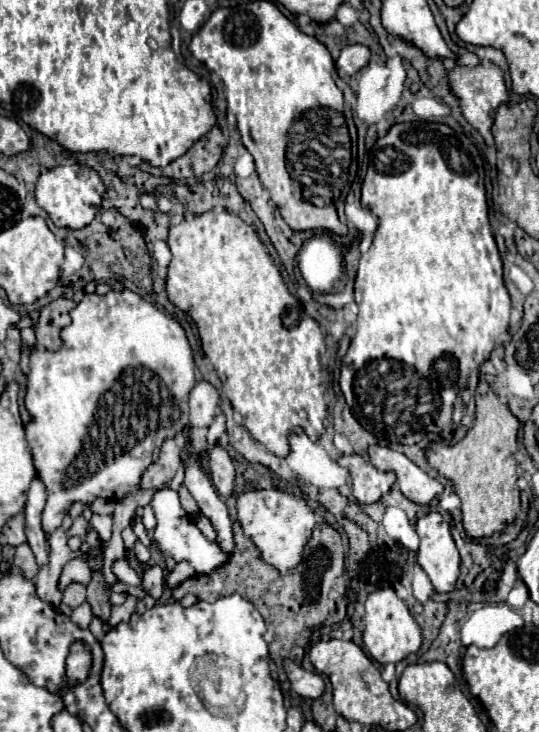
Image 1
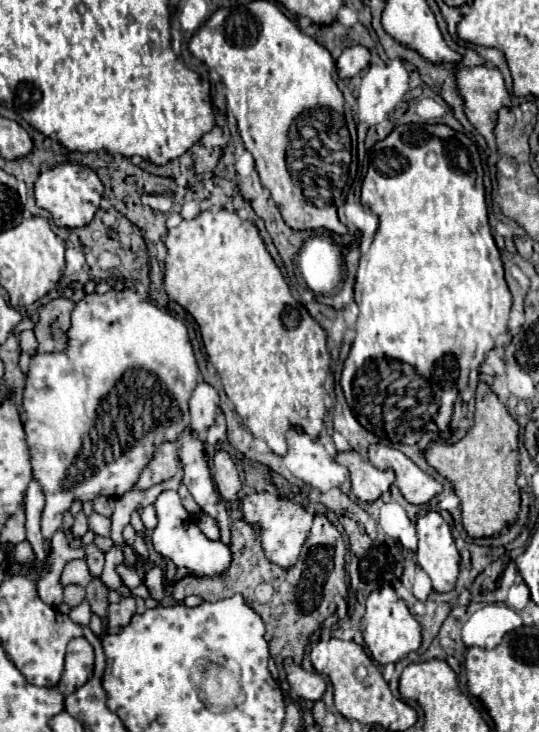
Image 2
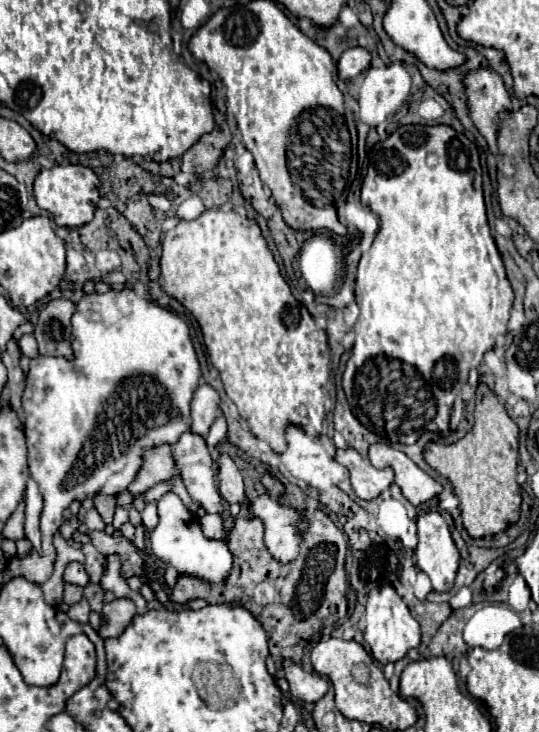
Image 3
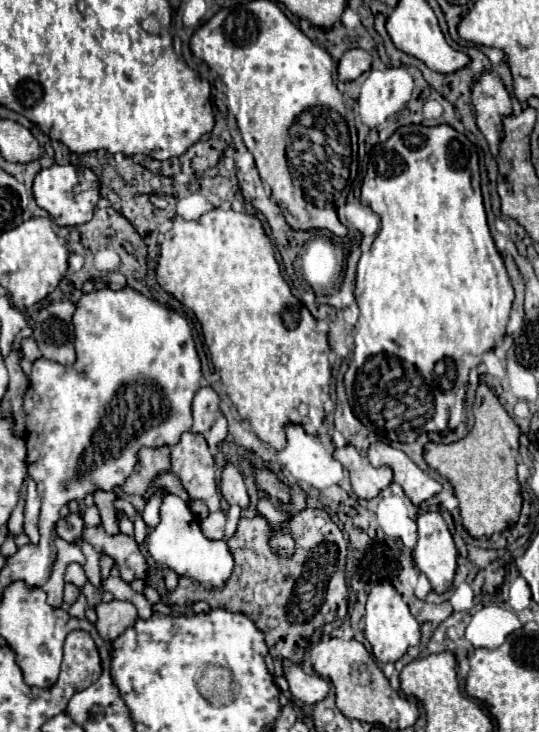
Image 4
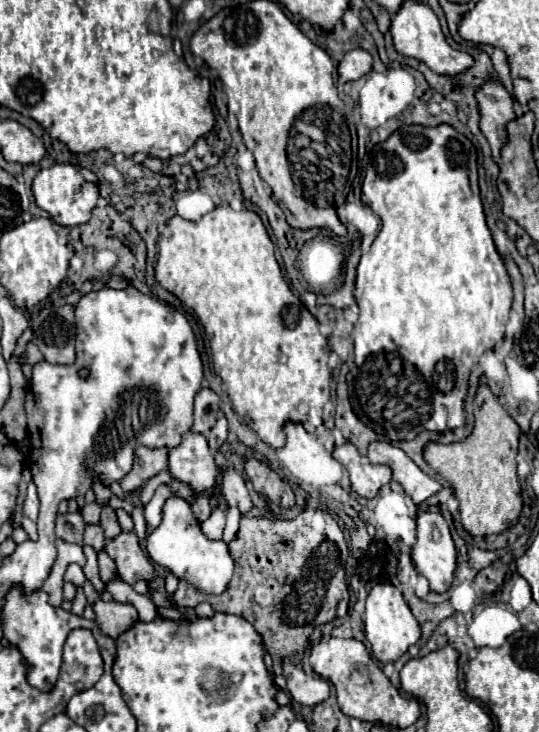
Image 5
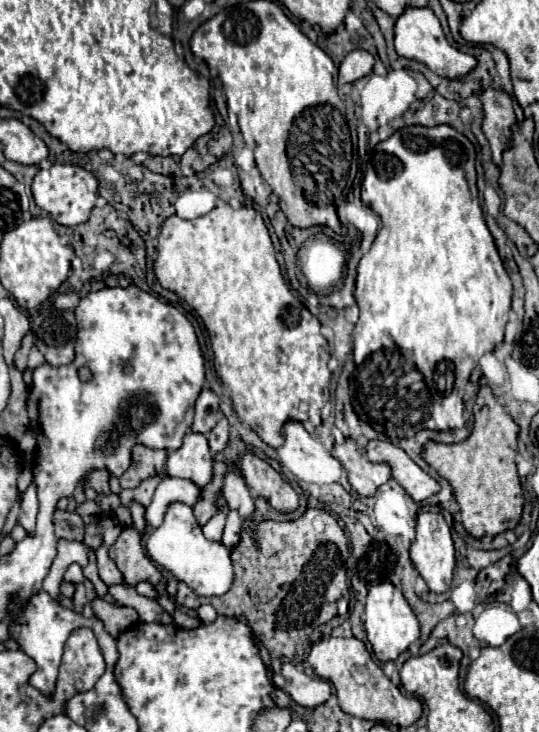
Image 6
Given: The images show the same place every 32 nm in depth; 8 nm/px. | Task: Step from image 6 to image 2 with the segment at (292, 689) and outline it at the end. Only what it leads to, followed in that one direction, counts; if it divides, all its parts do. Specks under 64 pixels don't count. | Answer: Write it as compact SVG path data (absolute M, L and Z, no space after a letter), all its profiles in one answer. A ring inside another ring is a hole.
M292 664L292 666L286 668L286 674L288 674L286 678L288 678L288 682L290 682L292 692L296 692L296 694L298 694L300 698L304 698L304 700L316 702L316 700L320 700L322 694L326 692L326 682L324 682L324 678L322 678L320 674L316 674L316 672L306 672L302 666Z

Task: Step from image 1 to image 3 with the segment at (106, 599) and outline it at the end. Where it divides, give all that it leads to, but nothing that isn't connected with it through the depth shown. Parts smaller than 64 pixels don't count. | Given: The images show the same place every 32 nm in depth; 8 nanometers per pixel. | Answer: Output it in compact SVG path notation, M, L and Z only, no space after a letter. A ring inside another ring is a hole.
M88 584L88 586L84 588L84 596L86 596L90 608L92 608L94 612L100 612L100 608L102 608L102 604L104 604L104 590L102 590L102 586L100 586L100 584Z

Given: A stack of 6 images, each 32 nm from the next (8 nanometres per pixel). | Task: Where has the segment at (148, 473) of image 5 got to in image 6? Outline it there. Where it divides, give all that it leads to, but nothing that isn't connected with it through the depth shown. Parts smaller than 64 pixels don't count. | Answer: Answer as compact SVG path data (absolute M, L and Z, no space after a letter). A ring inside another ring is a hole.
M142 444L132 448L132 464L118 478L122 488L136 488L142 480L154 476L166 464L166 450L152 450Z

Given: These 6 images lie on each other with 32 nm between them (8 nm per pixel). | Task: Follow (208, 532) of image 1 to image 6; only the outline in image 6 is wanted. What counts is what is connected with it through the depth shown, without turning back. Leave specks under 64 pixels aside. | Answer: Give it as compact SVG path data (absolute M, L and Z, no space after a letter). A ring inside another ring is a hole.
M218 512L202 530L204 530L204 536L208 540L214 540L214 542L220 542L222 540L222 530L224 530L224 522L226 522L226 516L222 512Z

